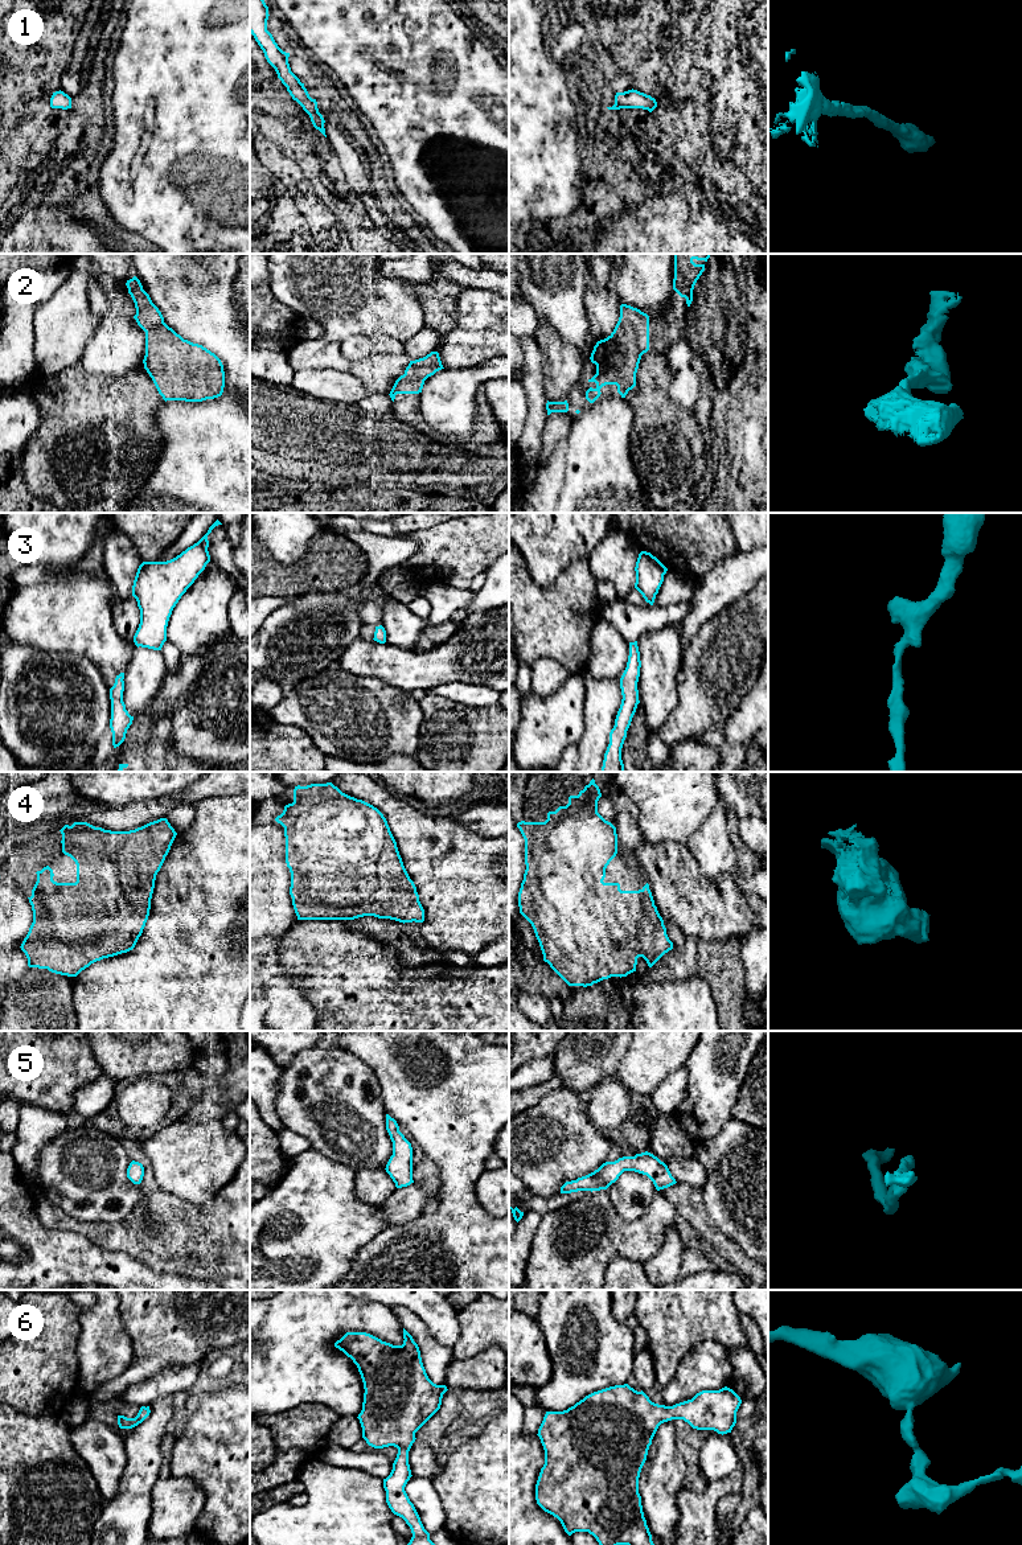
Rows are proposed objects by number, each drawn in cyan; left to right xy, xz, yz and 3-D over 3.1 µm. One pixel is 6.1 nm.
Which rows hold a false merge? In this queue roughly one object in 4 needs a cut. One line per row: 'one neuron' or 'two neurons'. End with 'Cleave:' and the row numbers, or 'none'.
1: one neuron
2: one neuron
3: one neuron
4: one neuron
5: one neuron
6: one neuron
Cleave: none

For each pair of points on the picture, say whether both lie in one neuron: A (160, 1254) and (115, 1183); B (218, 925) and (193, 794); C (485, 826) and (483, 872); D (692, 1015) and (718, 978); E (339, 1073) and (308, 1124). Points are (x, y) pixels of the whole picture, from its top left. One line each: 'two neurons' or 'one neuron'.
A: two neurons
B: two neurons
C: two neurons
D: two neurons
E: one neuron

